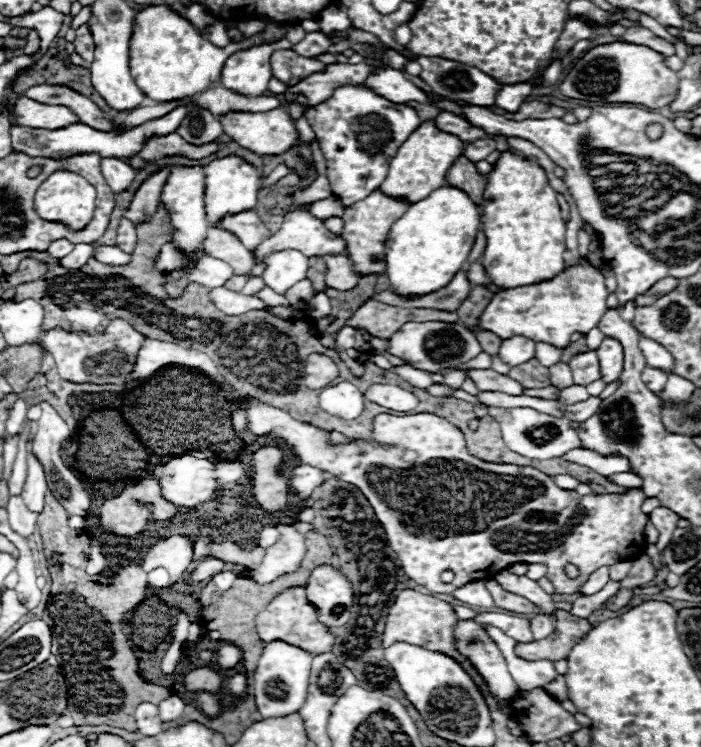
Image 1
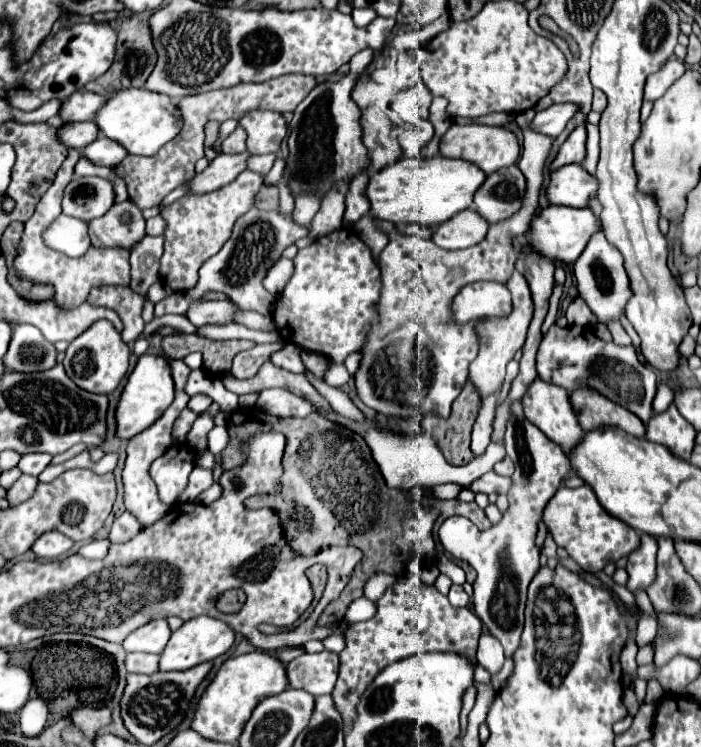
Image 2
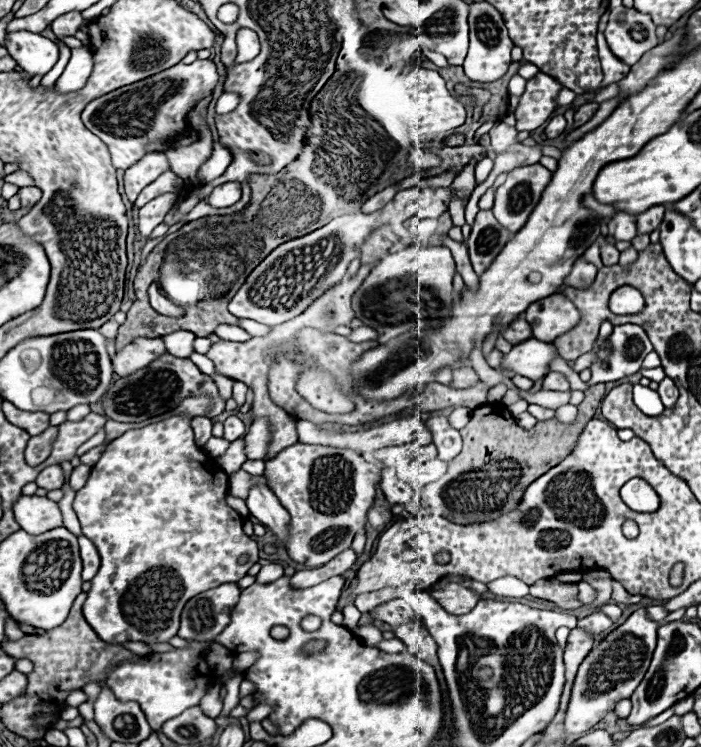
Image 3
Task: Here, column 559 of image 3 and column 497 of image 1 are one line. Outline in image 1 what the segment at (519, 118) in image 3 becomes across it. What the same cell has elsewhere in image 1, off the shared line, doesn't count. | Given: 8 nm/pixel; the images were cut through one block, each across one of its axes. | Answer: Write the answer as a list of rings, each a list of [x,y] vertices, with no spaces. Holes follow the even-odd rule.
[[[418,56],[416,62],[422,66],[422,74],[420,78],[436,92],[442,96],[448,96],[452,100],[464,100],[468,104],[474,106],[496,106],[496,92],[500,92],[500,88],[504,84],[496,84],[496,80],[492,80],[492,76],[486,76],[484,72],[480,72],[478,68],[472,68],[468,64],[460,64],[454,60],[444,60],[444,58],[432,58],[432,56]]]

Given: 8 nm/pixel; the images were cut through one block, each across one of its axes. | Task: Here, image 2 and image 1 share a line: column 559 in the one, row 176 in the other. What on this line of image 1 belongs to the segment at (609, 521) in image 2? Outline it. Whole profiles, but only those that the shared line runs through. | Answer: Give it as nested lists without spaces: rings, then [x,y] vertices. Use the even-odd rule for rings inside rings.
[[[502,152],[500,160],[496,162],[496,170],[488,174],[488,184],[484,190],[484,202],[482,202],[482,230],[486,234],[486,250],[480,258],[480,264],[484,266],[488,278],[500,288],[510,290],[518,286],[538,284],[544,280],[552,280],[564,270],[564,234],[566,226],[560,214],[560,206],[556,202],[556,192],[552,190],[546,172],[538,166],[536,160],[524,158],[520,154]]]

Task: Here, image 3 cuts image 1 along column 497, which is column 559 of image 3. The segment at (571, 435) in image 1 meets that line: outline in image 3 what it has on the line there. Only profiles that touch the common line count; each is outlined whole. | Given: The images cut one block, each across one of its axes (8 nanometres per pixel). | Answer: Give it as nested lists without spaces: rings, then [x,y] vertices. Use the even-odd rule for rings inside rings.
[[[566,404],[566,406],[560,406],[558,410],[556,410],[556,418],[560,420],[560,422],[572,422],[574,418],[576,418],[576,406],[572,406],[572,404]]]

